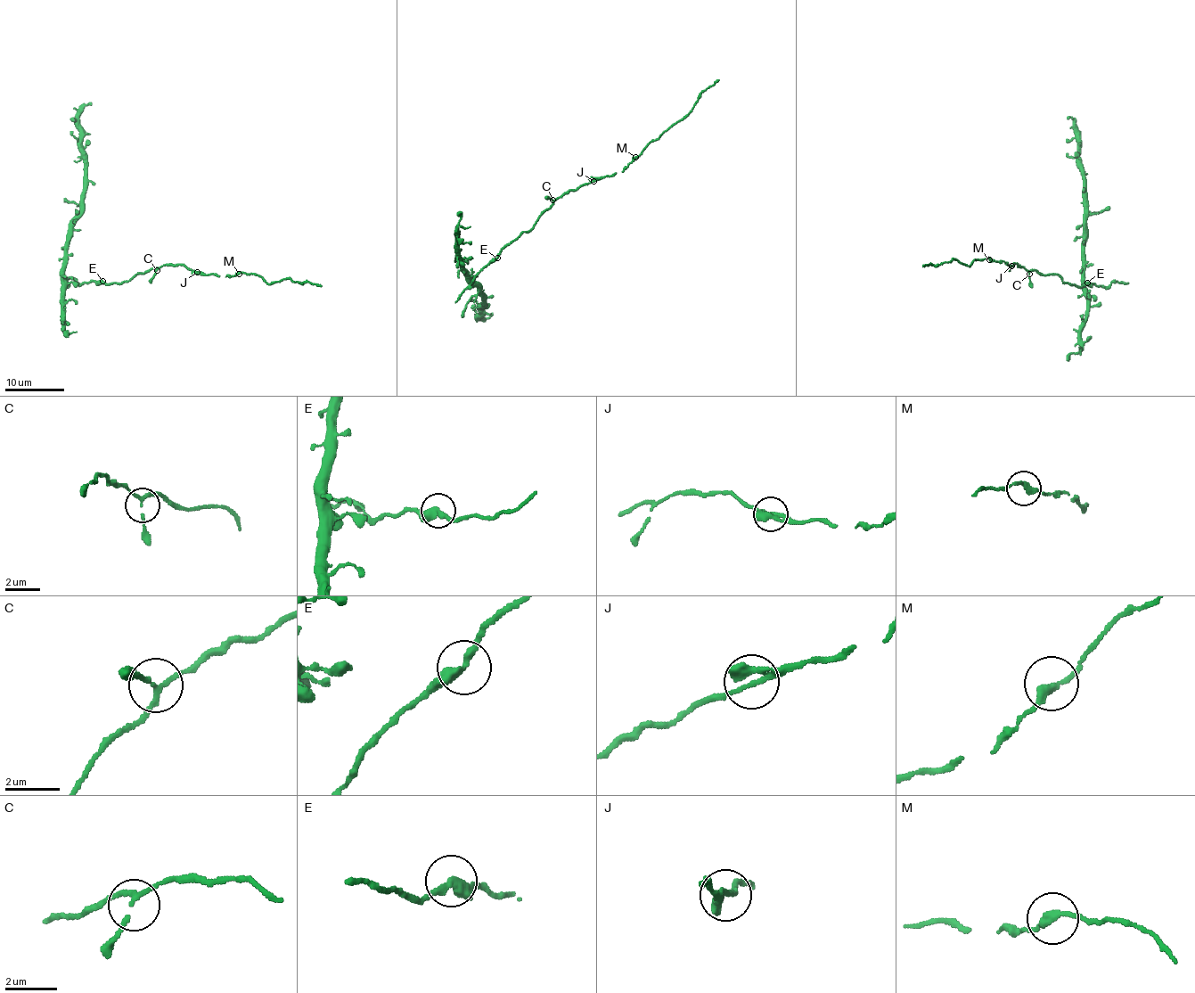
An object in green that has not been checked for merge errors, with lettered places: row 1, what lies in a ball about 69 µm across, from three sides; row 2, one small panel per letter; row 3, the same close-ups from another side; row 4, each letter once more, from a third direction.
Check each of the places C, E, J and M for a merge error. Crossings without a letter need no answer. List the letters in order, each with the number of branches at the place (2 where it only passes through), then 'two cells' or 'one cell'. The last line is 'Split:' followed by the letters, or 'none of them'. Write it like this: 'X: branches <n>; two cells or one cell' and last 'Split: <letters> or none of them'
C: branches 3; one cell
E: branches 2; one cell
J: branches 3; one cell
M: branches 2; one cell
Split: none of them

